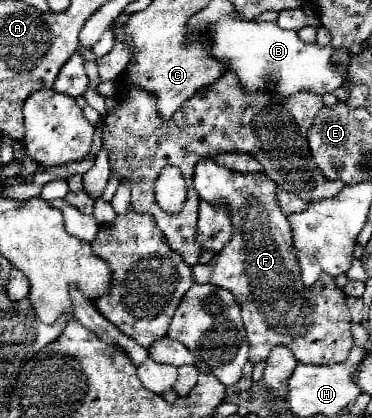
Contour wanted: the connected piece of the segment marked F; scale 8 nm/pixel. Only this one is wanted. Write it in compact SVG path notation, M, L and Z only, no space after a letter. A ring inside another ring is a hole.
M207 159L195 167L193 185L203 201L225 209L233 225L231 241L211 259L207 271L204 264L191 269L193 281L217 285L235 295L247 331L249 361L267 361L271 349L283 345L293 351L299 363L345 363L353 347L349 329L351 315L345 305L347 297L331 275L323 273L311 287L301 281L297 257L293 255L293 239L289 235L289 221L279 207L275 183L267 175L237 175L225 171L217 167L215 161Z

